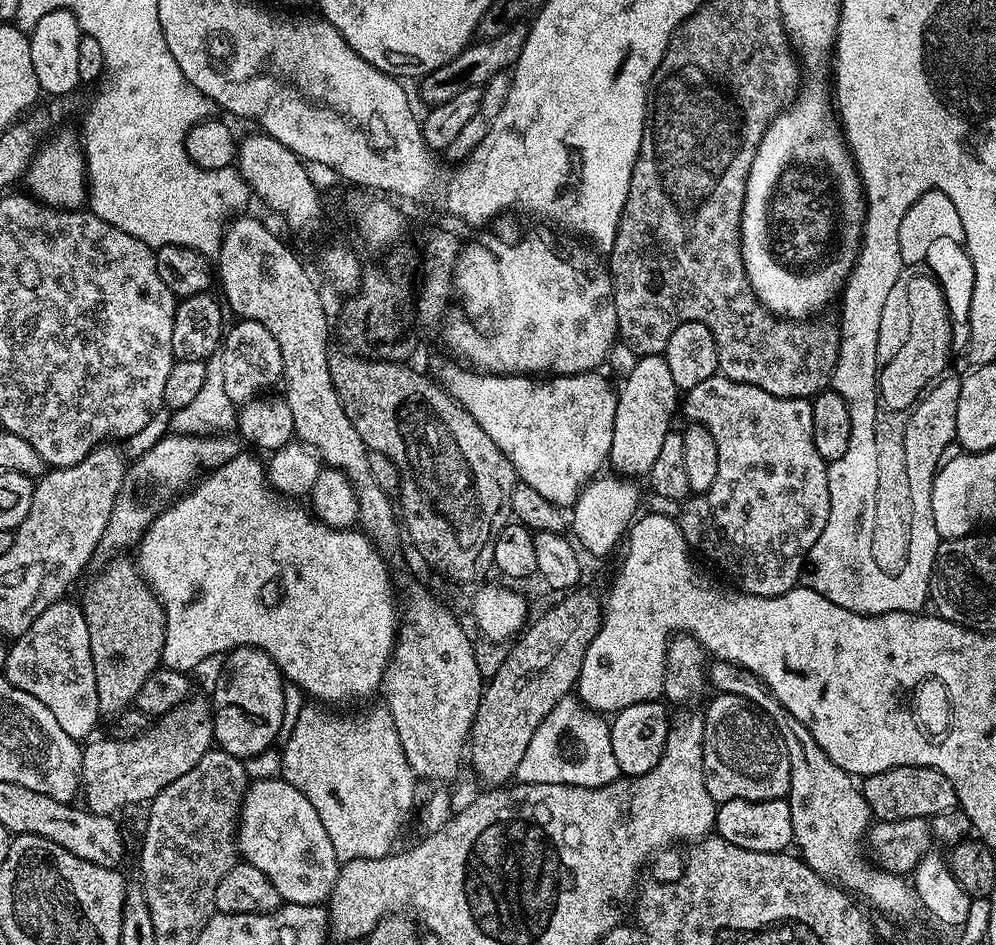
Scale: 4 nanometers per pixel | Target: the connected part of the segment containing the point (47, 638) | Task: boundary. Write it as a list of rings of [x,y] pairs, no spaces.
[[[65,598],[54,602],[54,606],[46,606],[46,611],[34,618],[34,626],[11,641],[2,674],[15,688],[38,698],[70,738],[84,742],[93,735],[91,732],[102,717],[98,710],[94,658],[90,654],[90,630],[86,630],[83,607],[70,601]]]

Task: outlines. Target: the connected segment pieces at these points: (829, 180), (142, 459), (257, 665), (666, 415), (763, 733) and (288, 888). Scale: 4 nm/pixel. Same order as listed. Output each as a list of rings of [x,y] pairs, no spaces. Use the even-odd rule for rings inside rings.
[[[805,83],[787,109],[773,118],[766,134],[758,137],[758,150],[754,154],[754,162],[750,166],[750,174],[746,178],[746,186],[748,189],[740,215],[740,241],[742,242],[742,260],[746,266],[748,281],[752,289],[755,290],[756,296],[775,316],[786,320],[802,321],[823,313],[820,311],[835,296],[837,299],[843,293],[844,285],[848,283],[848,276],[859,256],[864,234],[864,215],[868,209],[868,201],[864,199],[864,184],[860,181],[860,171],[856,168],[856,159],[848,149],[842,125],[834,111],[834,100],[830,95],[829,85],[827,88],[824,84]]]
[[[167,434],[162,437],[160,442],[127,465],[124,484],[116,495],[114,510],[110,510],[110,522],[106,522],[106,530],[102,530],[102,538],[92,555],[92,564],[103,566],[109,560],[117,559],[123,548],[139,545],[154,517],[164,511],[174,498],[179,497],[202,473],[220,468],[243,450],[240,438],[232,434]]]
[[[234,648],[223,657],[220,677],[216,689],[210,695],[212,706],[212,735],[219,751],[231,756],[246,757],[262,754],[276,743],[276,735],[282,723],[283,690],[285,679],[280,675],[280,667],[260,648]]]
[[[663,355],[639,357],[621,384],[615,406],[609,465],[615,473],[626,478],[643,477],[658,458],[666,434],[672,430],[670,422],[678,410],[680,389],[671,377],[670,366],[667,366]]]
[[[713,695],[704,714],[704,777],[717,805],[731,800],[783,800],[790,786],[790,759],[778,730],[744,697]]]
[[[279,777],[253,781],[249,785],[241,804],[240,822],[237,824],[237,849],[245,863],[258,867],[262,874],[270,878],[281,901],[285,903],[325,903],[337,881],[337,874],[340,873],[340,861],[314,806],[311,806],[310,800],[297,787],[290,786],[287,780]]]

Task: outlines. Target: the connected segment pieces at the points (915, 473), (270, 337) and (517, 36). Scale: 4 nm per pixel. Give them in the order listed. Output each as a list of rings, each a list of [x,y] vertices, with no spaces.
[[[862,298],[862,304],[852,304],[850,306],[850,312],[847,312],[845,308],[841,307],[838,312],[838,327],[840,329],[840,353],[838,354],[838,362],[836,363],[836,369],[832,375],[832,383],[830,385],[831,391],[838,393],[844,401],[846,406],[850,410],[850,446],[846,446],[846,454],[842,454],[842,458],[831,461],[828,464],[828,481],[830,482],[830,518],[826,518],[826,530],[822,530],[822,534],[818,538],[818,542],[814,542],[814,546],[808,551],[808,558],[806,561],[806,571],[803,573],[802,580],[807,587],[814,589],[818,594],[822,594],[826,598],[830,598],[830,602],[834,602],[838,606],[842,606],[846,610],[851,612],[861,612],[864,616],[877,616],[878,614],[886,614],[887,612],[915,612],[919,613],[920,607],[929,598],[928,595],[928,579],[932,573],[932,563],[936,557],[936,548],[940,544],[940,535],[938,530],[934,526],[934,514],[932,513],[932,479],[936,477],[936,469],[940,467],[942,461],[945,459],[946,453],[944,451],[948,448],[948,443],[951,445],[956,439],[956,411],[958,410],[958,394],[960,388],[950,388],[950,398],[946,398],[946,404],[944,404],[944,412],[942,412],[942,404],[940,404],[940,414],[934,416],[934,404],[928,406],[928,412],[924,414],[922,410],[920,414],[910,414],[908,420],[908,429],[905,432],[887,432],[886,429],[880,428],[880,408],[876,405],[876,386],[878,387],[878,365],[876,362],[876,343],[878,342],[878,326],[880,325],[880,319],[882,318],[882,312],[880,310],[880,298]]]
[[[237,319],[235,323],[233,328],[231,325],[224,333],[218,363],[226,394],[230,394],[233,404],[239,406],[267,393],[271,384],[279,385],[284,375],[284,363],[282,350],[278,342],[274,342],[274,334],[270,334],[270,330],[262,326],[262,322]]]
[[[518,23],[512,28],[507,28],[502,34],[489,35],[481,44],[469,44],[450,62],[438,66],[438,70],[428,73],[419,81],[421,102],[424,106],[433,108],[442,106],[442,102],[450,102],[450,98],[462,94],[462,90],[483,89],[484,83],[494,78],[494,74],[508,72],[515,65],[516,59],[522,54],[522,46],[526,46],[527,37],[528,28],[523,23]]]

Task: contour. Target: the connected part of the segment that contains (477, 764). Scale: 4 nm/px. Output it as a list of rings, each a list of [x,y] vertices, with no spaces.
[[[580,591],[561,595],[553,608],[546,609],[537,620],[535,617],[519,633],[517,644],[508,648],[498,674],[484,685],[466,756],[469,761],[472,759],[477,778],[489,789],[507,785],[515,777],[518,762],[522,762],[522,754],[526,754],[526,746],[530,746],[530,738],[534,738],[534,730],[538,730],[542,718],[576,687],[582,658],[604,621],[601,597]]]

